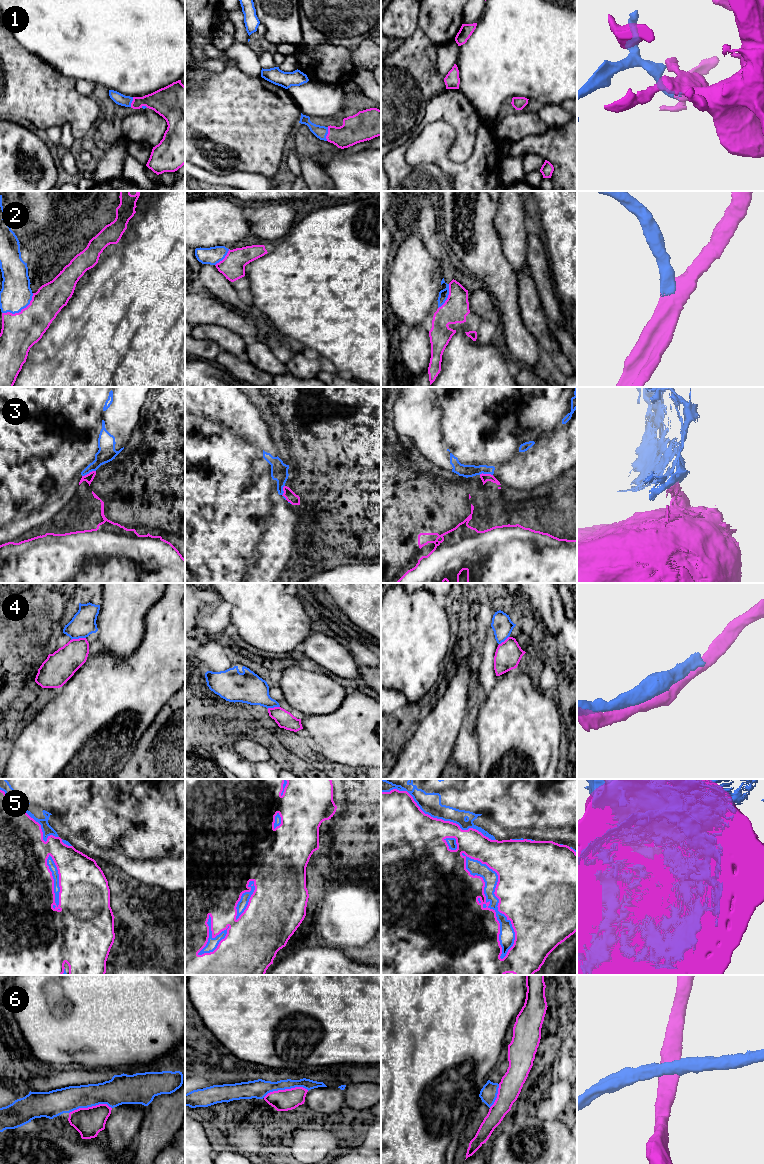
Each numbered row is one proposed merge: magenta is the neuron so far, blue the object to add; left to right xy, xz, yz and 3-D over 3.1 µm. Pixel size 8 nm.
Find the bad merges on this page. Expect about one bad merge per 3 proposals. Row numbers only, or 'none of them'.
3, 5, 6

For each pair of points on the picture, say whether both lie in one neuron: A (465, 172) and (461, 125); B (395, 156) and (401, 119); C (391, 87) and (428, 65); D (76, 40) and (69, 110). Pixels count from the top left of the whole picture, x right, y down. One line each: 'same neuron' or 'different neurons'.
A: different neurons
B: different neurons
C: same neuron
D: different neurons

